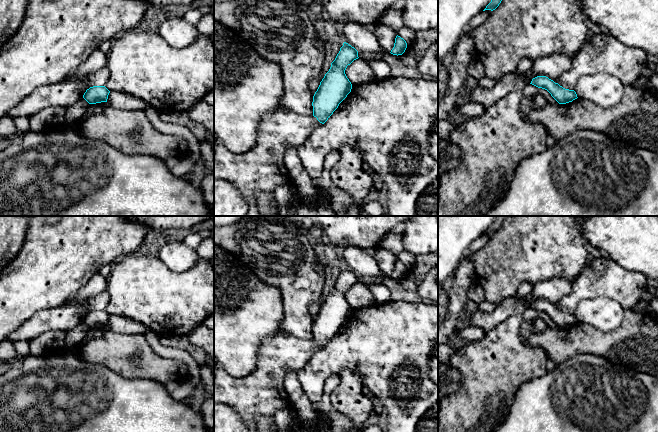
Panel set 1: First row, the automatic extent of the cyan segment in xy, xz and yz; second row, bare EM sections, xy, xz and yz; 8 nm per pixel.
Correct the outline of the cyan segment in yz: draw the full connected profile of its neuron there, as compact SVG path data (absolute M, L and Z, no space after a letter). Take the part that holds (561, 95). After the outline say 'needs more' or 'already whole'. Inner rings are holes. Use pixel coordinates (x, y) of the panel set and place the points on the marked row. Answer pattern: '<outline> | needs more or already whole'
M537 76L530 84L547 90L559 104L566 104L578 98L574 90L565 89L546 76Z | already whole

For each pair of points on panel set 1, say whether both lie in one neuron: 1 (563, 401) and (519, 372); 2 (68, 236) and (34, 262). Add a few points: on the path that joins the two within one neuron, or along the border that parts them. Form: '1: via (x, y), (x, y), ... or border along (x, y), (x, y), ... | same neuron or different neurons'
1: border along (548, 371), (538, 377), (525, 381), (515, 396) | different neurons
2: via (60, 239), (42, 257) | same neuron

